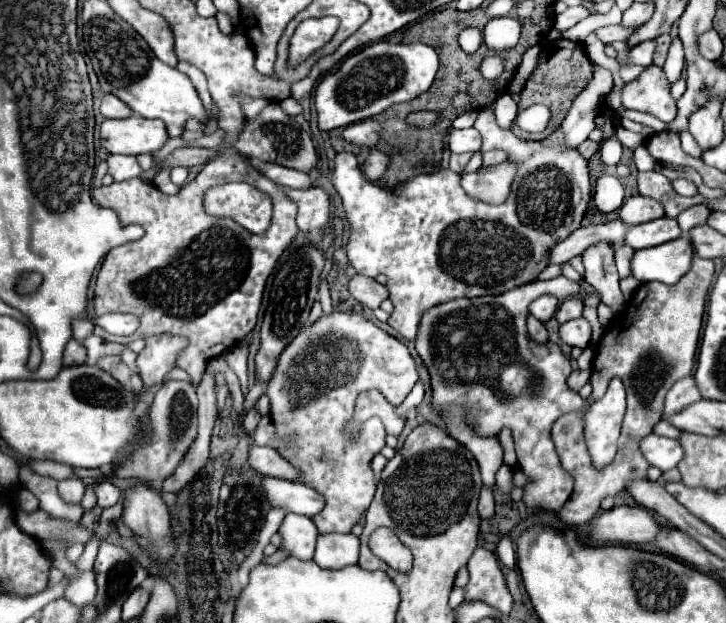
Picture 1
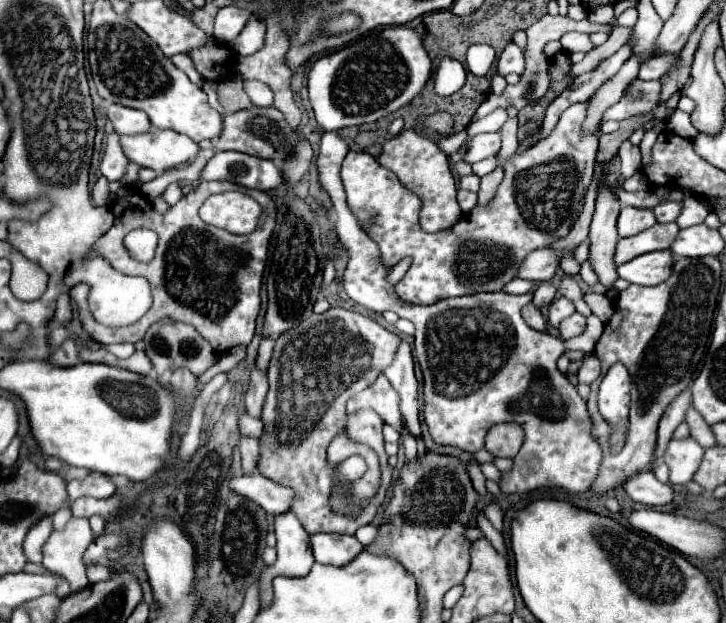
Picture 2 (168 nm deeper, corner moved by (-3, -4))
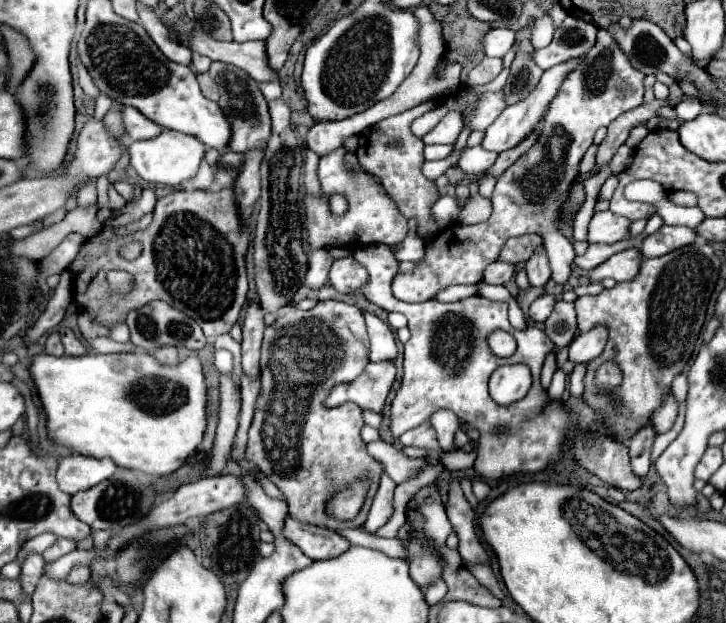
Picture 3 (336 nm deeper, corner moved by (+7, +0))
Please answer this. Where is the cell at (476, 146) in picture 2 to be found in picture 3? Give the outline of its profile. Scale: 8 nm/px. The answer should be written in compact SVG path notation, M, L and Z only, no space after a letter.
M580 58L576 60L570 60L570 62L564 62L560 66L554 66L550 70L546 70L542 74L542 80L540 84L532 90L532 94L528 94L528 98L524 98L522 102L516 102L512 106L508 106L496 120L494 124L486 130L486 136L482 140L482 146L486 150L492 150L492 152L504 152L504 150L510 150L512 146L518 146L524 138L528 138L528 134L532 134L532 130L536 130L536 126L540 124L540 120L544 118L546 110L548 110L548 104L552 102L552 98L556 96L558 88L560 88L560 82L566 78L566 74L580 62Z

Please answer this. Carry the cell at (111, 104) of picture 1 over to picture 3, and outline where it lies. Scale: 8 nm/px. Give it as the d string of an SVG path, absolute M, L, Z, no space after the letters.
M126 106L122 108L122 116L124 116L124 126L126 126L126 134L132 140L148 140L148 138L156 138L156 134L160 134L164 128L158 126L156 122L148 120L144 114L140 114L140 110Z

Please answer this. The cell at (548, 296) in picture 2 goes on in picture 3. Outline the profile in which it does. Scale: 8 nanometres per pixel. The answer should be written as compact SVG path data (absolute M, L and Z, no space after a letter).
M540 244L534 254L528 258L526 262L526 272L528 272L528 280L532 286L544 286L550 280L550 266L548 266L548 254L544 244Z

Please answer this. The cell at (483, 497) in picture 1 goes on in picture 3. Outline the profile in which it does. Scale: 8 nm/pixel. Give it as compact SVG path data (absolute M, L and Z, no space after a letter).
M436 410L430 416L430 424L438 434L438 442L442 450L450 450L454 446L454 432L458 430L458 416L452 410Z

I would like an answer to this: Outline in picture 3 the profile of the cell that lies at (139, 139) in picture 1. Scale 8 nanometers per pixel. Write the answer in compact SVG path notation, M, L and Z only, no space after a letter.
M164 130L158 138L152 140L142 140L142 142L134 142L128 150L130 154L130 164L132 168L138 172L138 176L146 182L152 184L166 184L166 186L180 186L184 182L188 182L190 178L196 176L200 162L204 160L206 154L206 146L182 132L174 132L174 130Z

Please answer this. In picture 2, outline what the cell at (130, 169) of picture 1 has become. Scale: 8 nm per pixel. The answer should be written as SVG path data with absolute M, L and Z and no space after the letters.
M116 132L109 134L100 164L101 174L109 181L119 181L125 174L128 163L119 143L119 135Z

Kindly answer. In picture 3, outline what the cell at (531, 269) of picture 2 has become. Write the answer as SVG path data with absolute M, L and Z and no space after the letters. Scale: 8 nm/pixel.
M492 262L492 266L488 266L484 270L484 278L482 282L486 284L506 284L516 272L514 264L506 264L506 262Z

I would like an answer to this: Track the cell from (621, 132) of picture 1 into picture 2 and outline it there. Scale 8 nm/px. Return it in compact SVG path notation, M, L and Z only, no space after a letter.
M630 140L622 142L622 146L618 150L618 156L622 160L622 176L624 178L630 178L634 172L640 170L640 150Z

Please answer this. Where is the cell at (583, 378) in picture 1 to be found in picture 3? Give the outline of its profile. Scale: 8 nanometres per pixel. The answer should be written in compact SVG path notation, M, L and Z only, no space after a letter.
M596 326L588 332L576 334L576 338L570 344L570 360L574 364L594 360L596 356L602 354L606 340L608 340L608 328L606 326Z

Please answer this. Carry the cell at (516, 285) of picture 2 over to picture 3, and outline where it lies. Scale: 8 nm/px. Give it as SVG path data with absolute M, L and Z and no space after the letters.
M448 286L444 290L440 290L434 298L440 300L440 302L454 302L454 300L460 300L460 298L466 298L466 296L472 296L476 294L476 286Z

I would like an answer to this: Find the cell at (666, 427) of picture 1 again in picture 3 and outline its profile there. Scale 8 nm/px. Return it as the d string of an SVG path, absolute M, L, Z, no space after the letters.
M668 394L668 396L664 398L662 406L656 408L656 412L652 412L650 424L654 426L654 430L656 430L658 434L662 434L662 432L668 432L668 430L672 428L676 416L678 416L678 402L676 402L676 398L674 398L672 394Z

